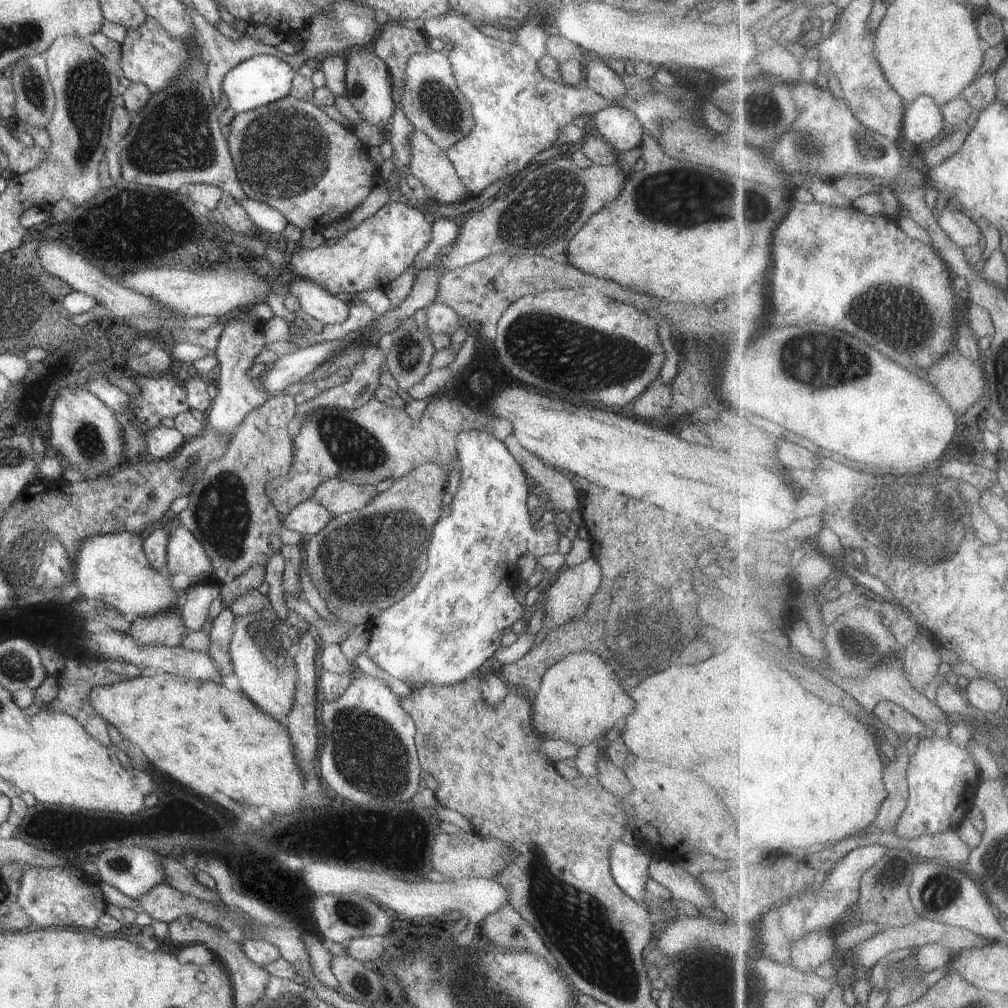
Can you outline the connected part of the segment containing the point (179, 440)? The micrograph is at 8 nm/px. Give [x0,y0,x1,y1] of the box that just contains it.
[146,424,185,460]

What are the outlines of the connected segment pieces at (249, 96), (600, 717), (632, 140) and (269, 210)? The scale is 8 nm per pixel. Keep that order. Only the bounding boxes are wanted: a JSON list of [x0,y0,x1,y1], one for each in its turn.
[[221,56,296,113],[531,650,634,748],[591,105,642,152],[238,198,289,236]]

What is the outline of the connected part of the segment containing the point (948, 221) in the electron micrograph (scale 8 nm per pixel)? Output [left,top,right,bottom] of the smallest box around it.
[940,206,982,248]

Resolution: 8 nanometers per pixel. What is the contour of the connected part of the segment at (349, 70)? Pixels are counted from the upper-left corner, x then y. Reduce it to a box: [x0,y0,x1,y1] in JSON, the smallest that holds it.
[345,48,394,131]

